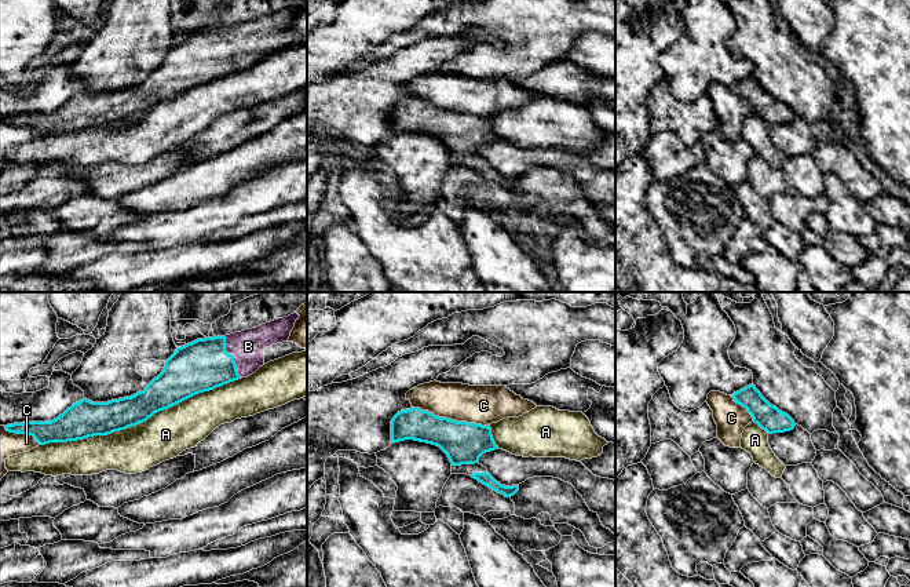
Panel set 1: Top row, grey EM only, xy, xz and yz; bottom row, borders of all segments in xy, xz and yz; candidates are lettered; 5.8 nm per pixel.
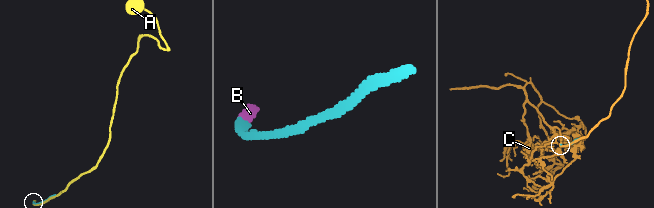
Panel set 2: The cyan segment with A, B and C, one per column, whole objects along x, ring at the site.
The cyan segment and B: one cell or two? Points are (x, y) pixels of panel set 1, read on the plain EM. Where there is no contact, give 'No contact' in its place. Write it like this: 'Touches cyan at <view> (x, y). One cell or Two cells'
Touches cyan at xy (233, 47). One cell

